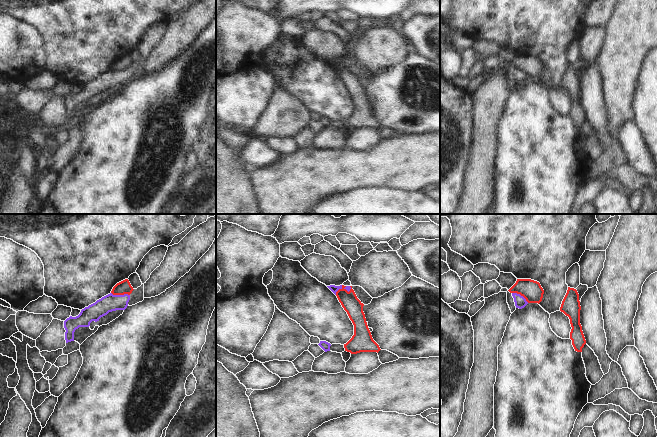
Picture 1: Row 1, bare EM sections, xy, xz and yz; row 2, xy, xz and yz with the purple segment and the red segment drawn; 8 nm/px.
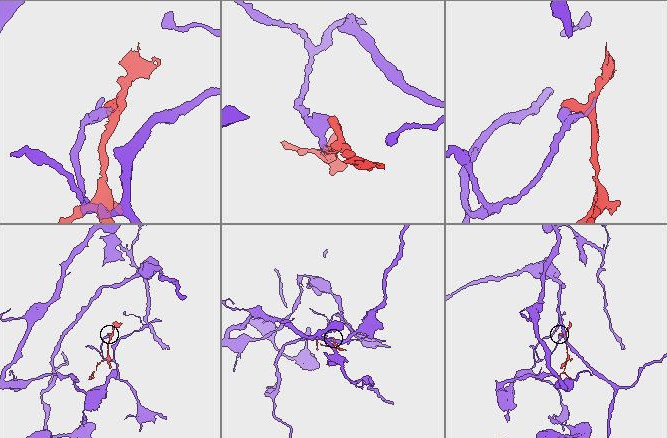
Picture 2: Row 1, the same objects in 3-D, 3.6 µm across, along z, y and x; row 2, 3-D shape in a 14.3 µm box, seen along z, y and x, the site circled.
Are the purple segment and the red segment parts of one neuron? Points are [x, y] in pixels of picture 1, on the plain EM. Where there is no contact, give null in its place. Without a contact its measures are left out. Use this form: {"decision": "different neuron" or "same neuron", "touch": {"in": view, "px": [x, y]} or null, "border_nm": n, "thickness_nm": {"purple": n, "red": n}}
{"decision": "different neuron", "touch": {"in": "xz", "px": [344, 64]}, "border_nm": 150, "thickness_nm": {"purple": 60, "red": 150}}

